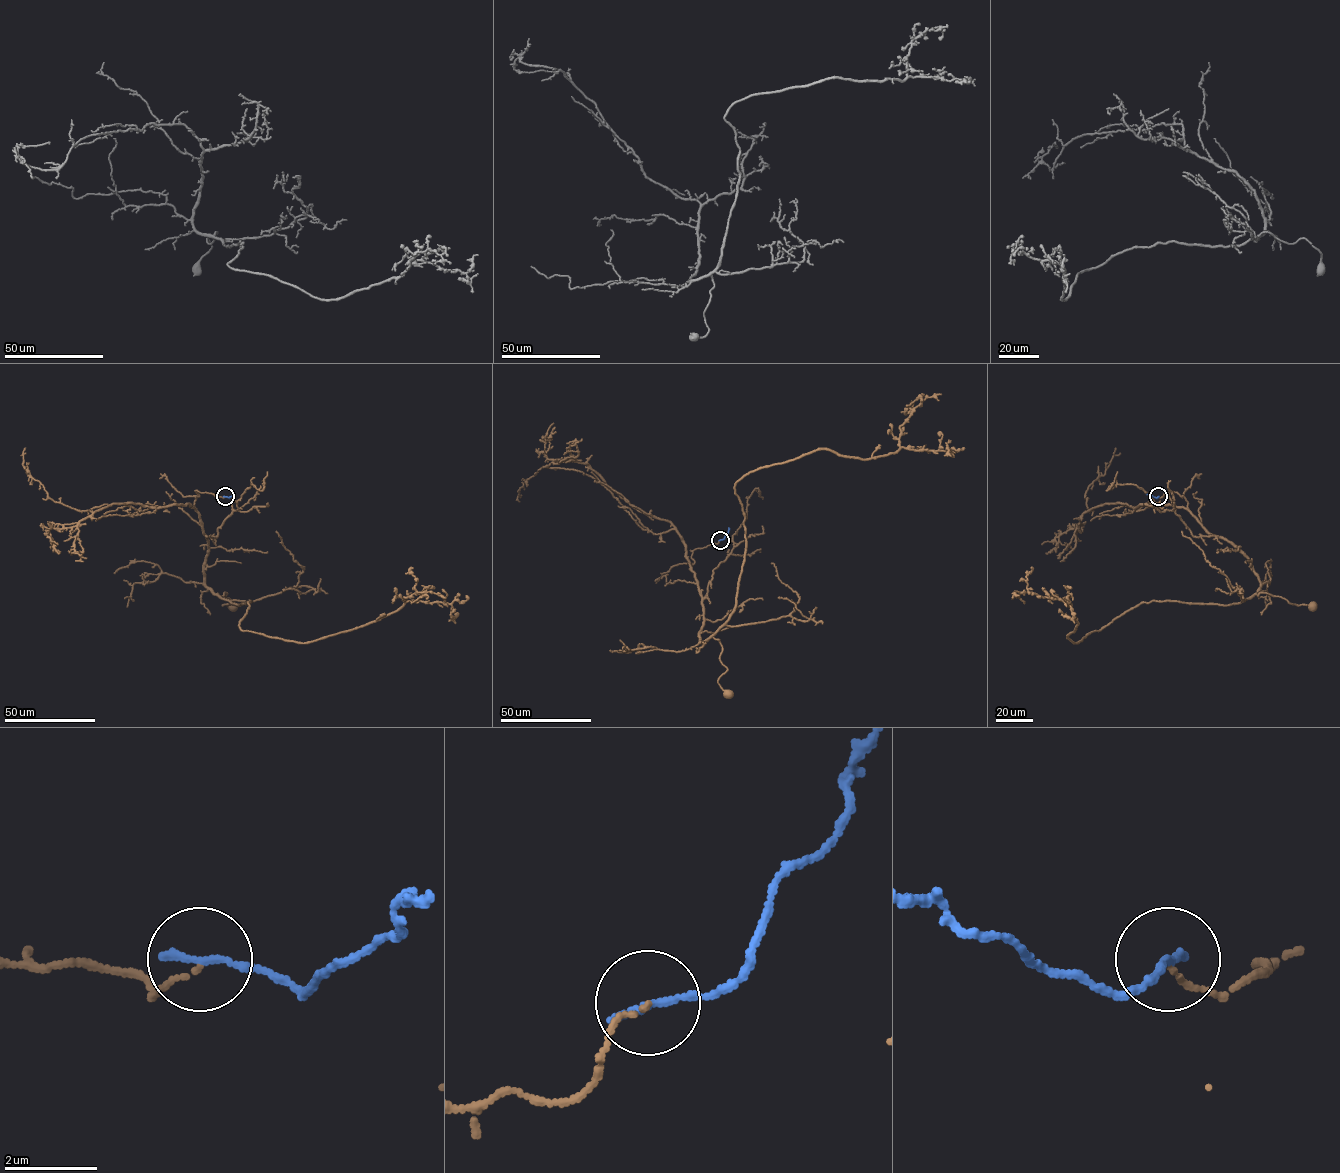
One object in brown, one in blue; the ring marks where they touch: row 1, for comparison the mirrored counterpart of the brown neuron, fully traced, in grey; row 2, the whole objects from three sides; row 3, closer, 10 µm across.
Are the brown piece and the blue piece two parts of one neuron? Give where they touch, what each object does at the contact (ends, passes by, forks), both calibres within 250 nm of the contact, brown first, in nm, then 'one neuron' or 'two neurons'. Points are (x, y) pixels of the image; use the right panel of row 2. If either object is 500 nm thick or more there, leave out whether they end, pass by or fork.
place (1158, 496); brown ends; blue ends; calibres 90 and 190 nm; two neurons

